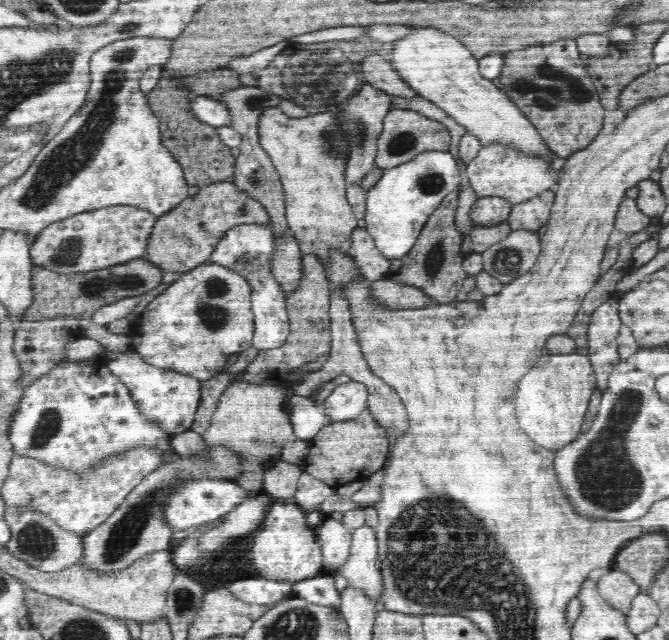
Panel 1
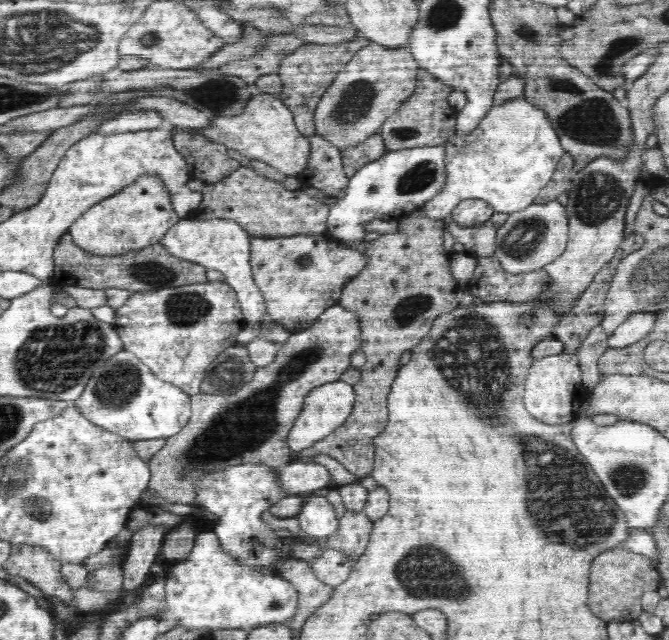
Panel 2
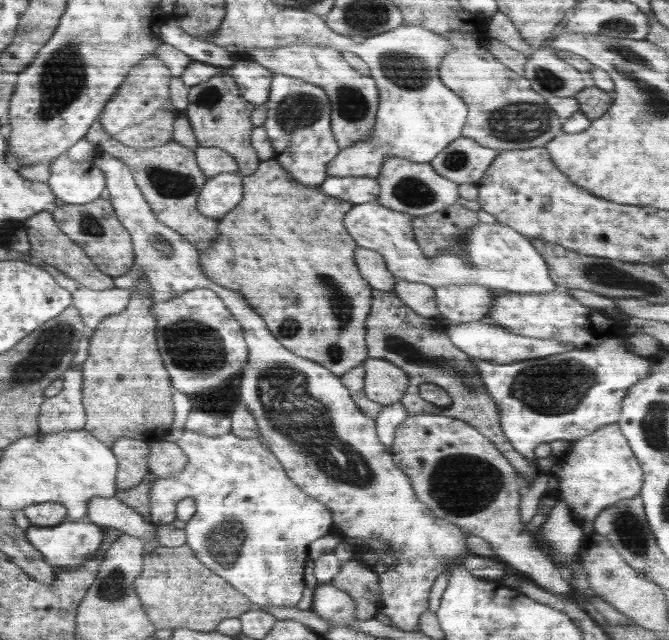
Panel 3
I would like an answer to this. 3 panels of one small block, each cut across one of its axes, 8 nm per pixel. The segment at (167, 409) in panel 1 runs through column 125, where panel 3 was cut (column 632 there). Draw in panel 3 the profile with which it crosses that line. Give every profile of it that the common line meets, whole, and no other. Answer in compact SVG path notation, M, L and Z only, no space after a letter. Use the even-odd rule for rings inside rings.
M608 339L592 349L574 349L546 358L510 362L510 364L492 364L486 360L475 359L476 373L482 378L484 388L492 396L500 414L500 426L513 448L522 454L530 464L535 464L534 449L542 442L570 440L590 435L596 429L614 424L620 419L620 409L624 395L630 386L644 379L648 374L646 358L630 352L622 339Z

